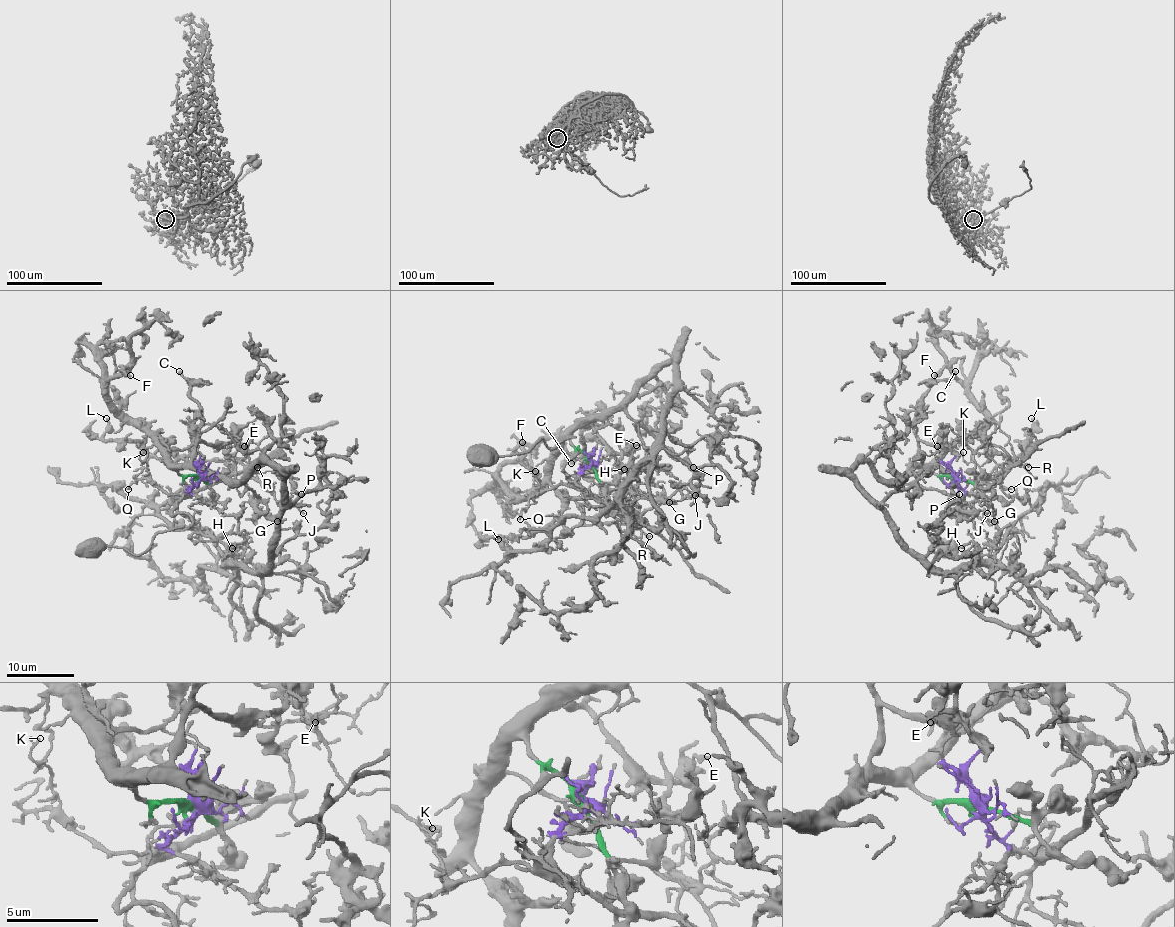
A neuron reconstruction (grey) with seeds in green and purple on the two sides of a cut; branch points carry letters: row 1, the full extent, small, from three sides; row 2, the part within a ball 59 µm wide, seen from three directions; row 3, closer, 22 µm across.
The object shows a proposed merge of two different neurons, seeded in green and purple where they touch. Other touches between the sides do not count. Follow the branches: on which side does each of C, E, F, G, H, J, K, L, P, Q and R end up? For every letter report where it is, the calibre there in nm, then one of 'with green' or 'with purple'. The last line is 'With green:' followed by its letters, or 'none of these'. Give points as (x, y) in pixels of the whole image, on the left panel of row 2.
C: (179, 371) | 240 nm | with green
E: (244, 446) | 200 nm | with green
F: (130, 375) | 240 nm | with green
G: (277, 521) | 110 nm | with purple
H: (232, 548) | 200 nm | with purple
J: (303, 513) | 110 nm | with purple
K: (143, 452) | 130 nm | with purple
L: (106, 418) | 180 nm | with green
P: (301, 494) | 240 nm | with green
Q: (128, 489) | 160 nm | with purple
R: (257, 467) | 150 nm | with purple
With green: C, E, F, L, P

